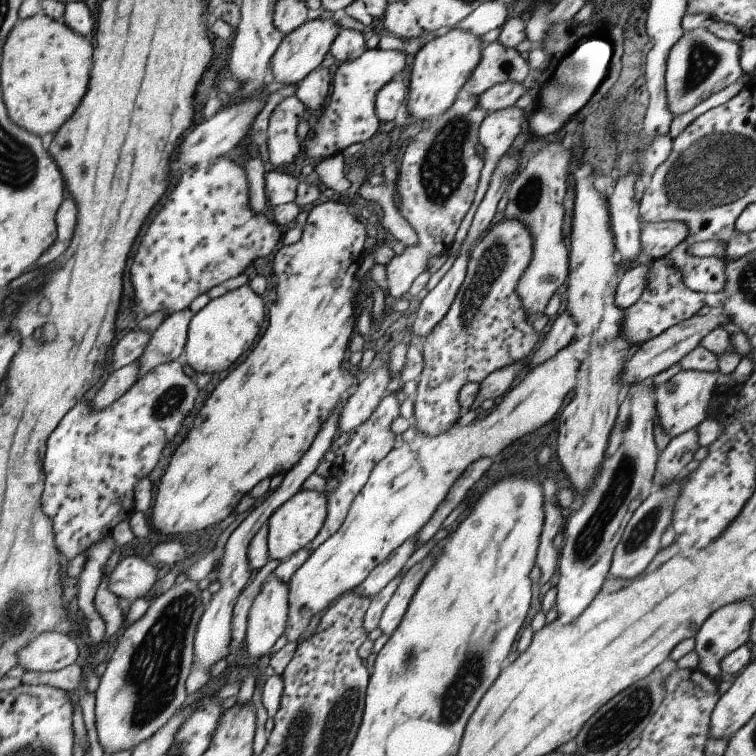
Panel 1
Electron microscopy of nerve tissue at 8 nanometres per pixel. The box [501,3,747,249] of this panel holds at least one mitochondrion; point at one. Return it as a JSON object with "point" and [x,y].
{"point":[702,60]}

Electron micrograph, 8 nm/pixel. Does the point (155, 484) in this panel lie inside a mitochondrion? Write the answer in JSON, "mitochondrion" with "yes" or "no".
{"mitochondrion":"no"}

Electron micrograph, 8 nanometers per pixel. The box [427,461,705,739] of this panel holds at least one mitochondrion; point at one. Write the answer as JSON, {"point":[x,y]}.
{"point":[469,675]}

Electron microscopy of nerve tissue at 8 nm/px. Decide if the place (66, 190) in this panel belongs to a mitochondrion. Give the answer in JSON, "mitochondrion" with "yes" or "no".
{"mitochondrion":"no"}

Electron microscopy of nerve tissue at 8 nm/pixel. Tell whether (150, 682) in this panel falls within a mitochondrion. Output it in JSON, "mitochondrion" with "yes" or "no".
{"mitochondrion":"yes"}

